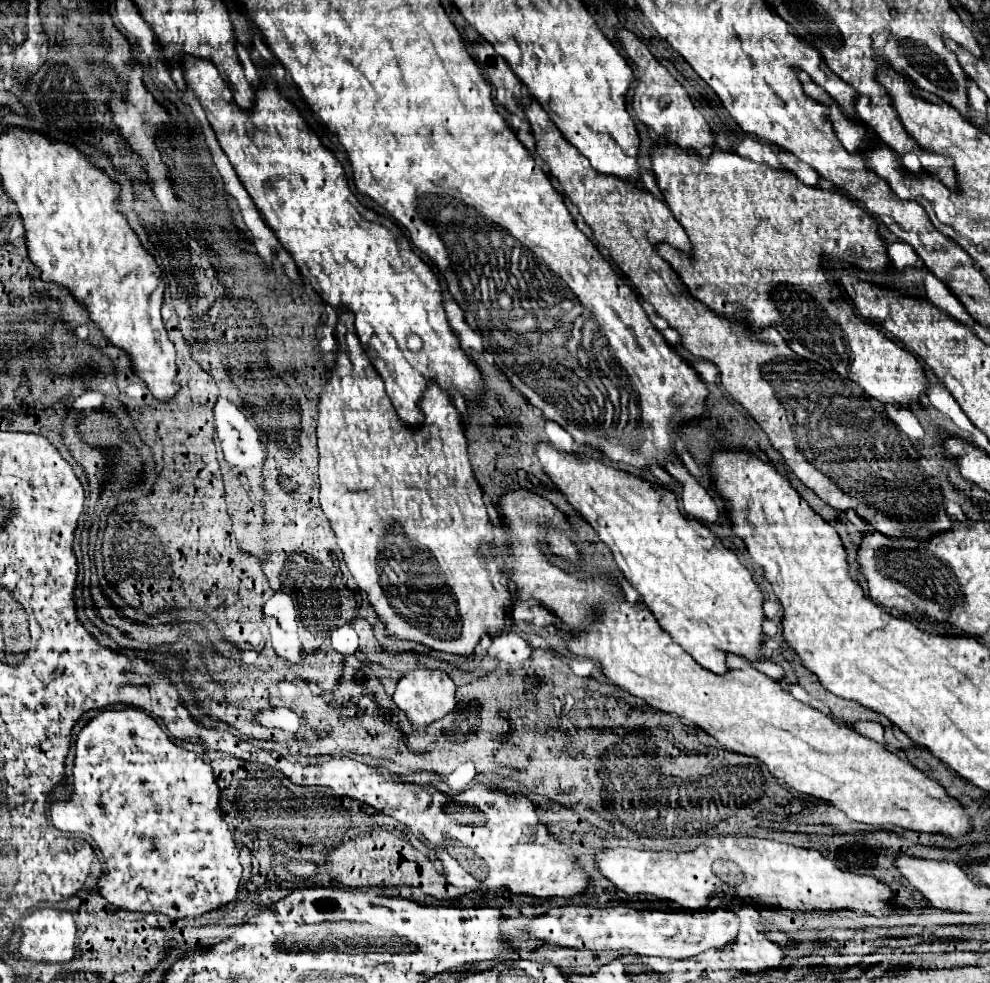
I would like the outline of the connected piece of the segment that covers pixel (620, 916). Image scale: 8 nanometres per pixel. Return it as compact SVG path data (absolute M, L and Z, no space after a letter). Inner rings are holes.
M550 907L548 913L528 919L528 929L548 943L580 951L616 951L618 955L654 955L668 959L690 959L706 949L736 943L738 919L728 909L716 911L638 911L630 907Z

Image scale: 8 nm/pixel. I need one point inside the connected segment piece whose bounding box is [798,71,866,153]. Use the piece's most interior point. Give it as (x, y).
(852, 134)

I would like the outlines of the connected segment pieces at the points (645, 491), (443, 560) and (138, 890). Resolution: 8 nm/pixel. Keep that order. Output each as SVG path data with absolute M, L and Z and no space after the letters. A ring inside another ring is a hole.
M538 445L536 451L544 471L550 475L554 485L564 493L570 505L582 513L582 517L594 527L600 539L610 547L618 567L622 569L624 577L632 583L638 591L646 607L656 617L658 625L686 651L692 659L716 673L724 675L728 671L726 655L734 653L742 659L754 663L764 659L762 643L764 643L764 629L762 623L766 621L762 611L762 593L752 581L752 573L738 561L734 551L722 545L722 541L702 523L694 519L686 519L676 503L676 497L668 489L654 489L652 483L628 475L608 463L598 459L582 459L578 455L566 455L556 451L550 445Z
M340 311L336 329L338 329L338 335L336 335L336 339L338 339L336 365L330 371L330 377L326 379L322 399L320 399L320 405L318 405L318 411L320 411L320 417L318 417L318 451L320 451L320 503L322 503L322 511L328 517L332 531L336 533L338 547L344 553L344 561L346 561L352 577L356 579L358 587L368 595L368 601L370 601L372 609L376 611L378 619L384 623L386 635L394 637L394 639L406 639L406 641L420 643L420 645L424 645L432 651L442 651L442 653L468 657L468 655L474 653L476 645L480 643L480 639L484 635L494 637L496 633L500 633L504 629L506 615L510 611L510 605L516 601L516 597L504 581L502 565L496 563L496 561L488 561L488 557L480 551L482 545L494 543L494 525L490 523L482 487L476 481L470 459L468 459L468 441L466 441L464 429L460 425L460 415L458 415L456 407L448 401L448 395L436 383L432 383L432 385L428 385L428 389L426 389L426 393L420 401L420 407L426 415L424 425L420 429L404 427L404 423L400 421L398 413L394 411L394 407L390 403L390 397L384 391L384 383L382 383L380 375L372 367L366 351L362 349L362 345L358 341L358 335L354 331L354 315L350 311Z
M122 709L122 711L102 711L98 717L94 717L88 725L82 727L78 741L76 741L76 759L74 759L74 793L70 801L54 803L50 809L52 823L60 831L66 833L80 833L92 837L92 841L98 845L102 859L104 859L104 879L98 883L98 893L114 907L124 911L148 911L148 913L164 913L174 919L182 917L196 917L206 911L212 911L216 907L222 907L230 903L240 887L242 877L242 865L238 861L238 847L232 839L232 833L228 831L228 825L220 813L220 789L216 785L216 779L212 775L212 769L208 763L204 763L196 753L186 751L184 747L170 741L164 733L164 729L148 717L140 709Z

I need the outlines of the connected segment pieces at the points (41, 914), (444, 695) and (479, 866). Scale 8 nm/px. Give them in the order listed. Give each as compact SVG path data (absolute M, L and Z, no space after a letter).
M36 909L22 919L20 955L36 963L64 963L74 957L74 919L68 911Z
M416 669L398 681L398 687L396 687L396 693L392 699L398 705L398 709L406 713L412 727L418 729L418 727L428 727L430 723L434 723L438 719L444 719L456 707L454 695L456 695L456 685L452 683L452 679L446 673Z
M260 749L260 753L255 757L257 760L252 762L257 762L262 766L280 771L280 773L286 775L294 785L322 785L322 787L330 787L330 789L336 791L336 795L348 795L350 799L362 801L362 803L366 803L366 805L372 805L376 811L386 813L386 815L398 819L400 823L404 823L406 827L410 827L410 831L412 831L416 837L426 839L426 843L428 843L430 847L434 847L434 849L444 849L444 859L442 859L442 863L444 863L446 875L450 877L452 885L456 885L456 887L464 887L464 889L476 891L476 893L480 893L480 895L494 893L496 889L506 889L506 891L510 891L510 893L514 893L514 895L528 895L528 897L534 897L534 899L540 899L540 901L548 901L548 899L552 899L552 897L574 899L574 897L578 897L578 895L584 895L584 893L590 889L590 881L592 881L592 879L590 879L588 873L578 865L578 857L574 855L574 851L568 849L566 845L562 845L562 843L558 841L558 837L552 835L552 833L544 827L544 823L536 817L536 811L534 811L532 801L528 801L524 795L506 795L506 793L500 793L500 791L494 791L494 793L492 793L492 791L488 791L484 785L474 785L474 789L468 789L468 791L464 791L464 793L458 795L458 797L446 797L446 795L438 793L434 787L416 787L416 785L410 785L410 783L402 783L402 781L398 781L394 775L386 773L382 767L368 767L368 765L358 763L358 761L354 761L354 759L334 759L334 757L332 757L328 763L324 763L324 765L320 765L320 767L300 767L298 763L286 761L286 759L282 759L282 757L278 760L272 759L274 755L276 755L276 752L267 752Z

